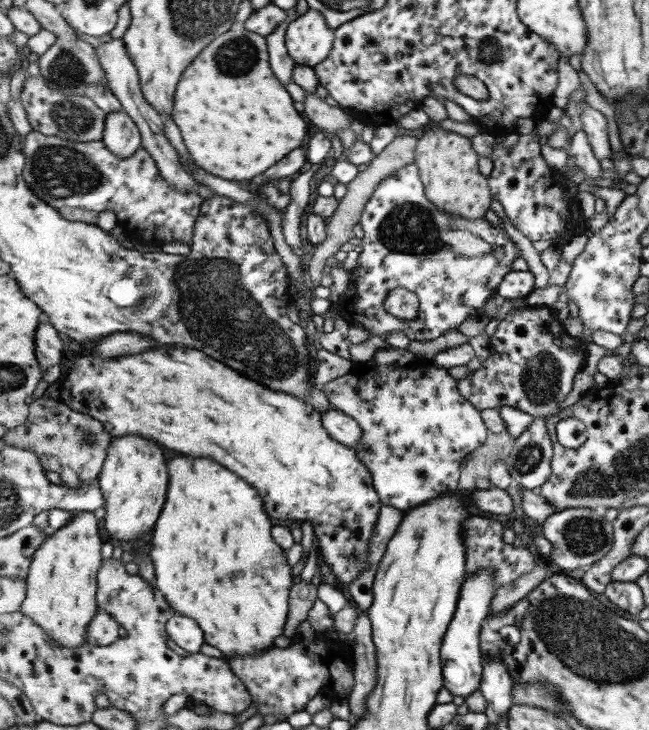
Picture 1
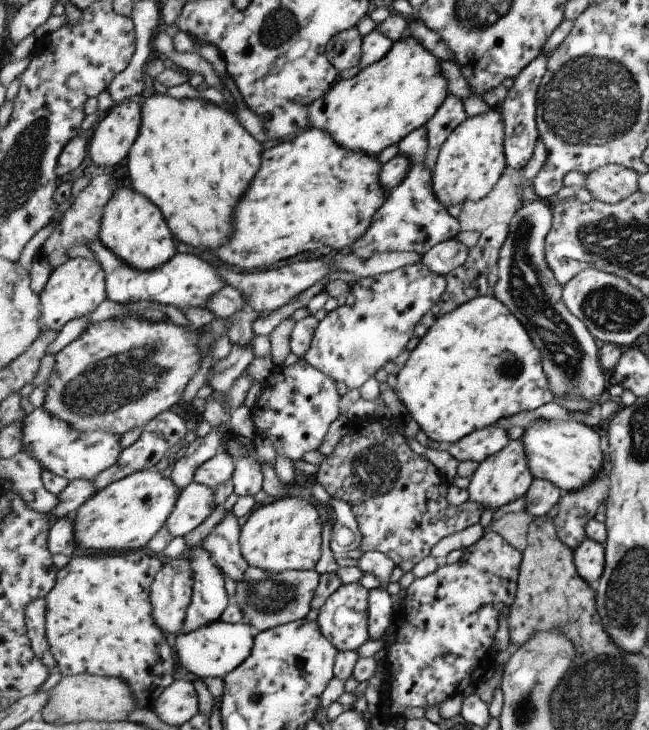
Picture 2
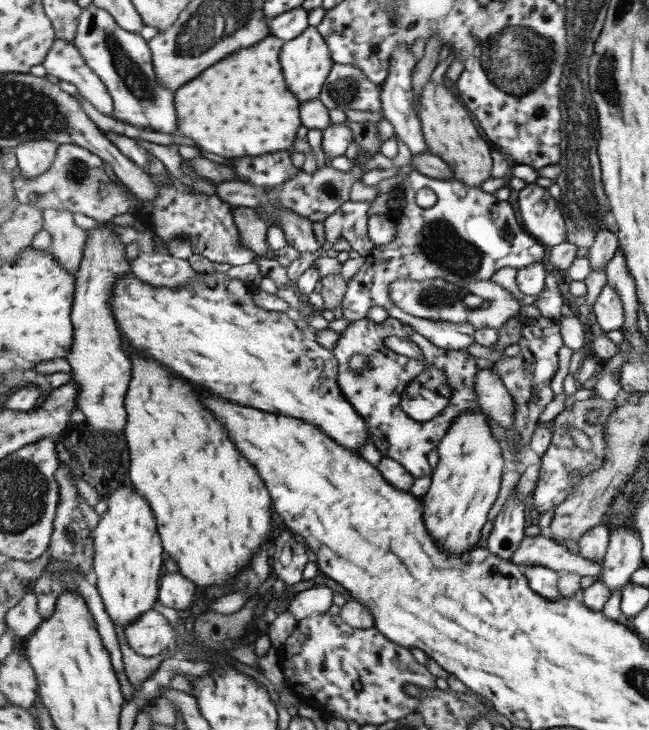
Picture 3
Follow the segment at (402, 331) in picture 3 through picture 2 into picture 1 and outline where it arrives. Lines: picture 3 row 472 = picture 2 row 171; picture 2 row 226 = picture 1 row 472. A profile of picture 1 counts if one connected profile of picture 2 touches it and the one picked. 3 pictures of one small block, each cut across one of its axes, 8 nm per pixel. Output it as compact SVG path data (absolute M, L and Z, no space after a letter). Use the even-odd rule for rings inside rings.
M390 347L377 351L365 362L354 363L349 374L322 385L330 404L356 418L361 425L364 433L356 451L370 468L374 487L384 505L410 510L442 492L458 489L461 460L483 446L490 433L481 410L460 392L458 384L447 369L433 363L432 357Z

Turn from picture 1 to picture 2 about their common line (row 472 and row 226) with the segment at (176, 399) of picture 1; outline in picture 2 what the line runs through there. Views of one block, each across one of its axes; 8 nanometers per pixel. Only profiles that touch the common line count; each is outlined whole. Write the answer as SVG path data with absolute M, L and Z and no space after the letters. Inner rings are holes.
M311 127L293 140L264 150L253 188L249 188L249 196L245 196L241 208L237 208L237 232L233 240L212 253L223 263L240 268L241 272L267 272L265 268L277 268L277 264L285 264L285 260L293 260L299 254L317 254L323 246L338 250L352 248L369 231L373 216L388 200L387 190L379 180L382 166L378 158L347 150L325 130Z

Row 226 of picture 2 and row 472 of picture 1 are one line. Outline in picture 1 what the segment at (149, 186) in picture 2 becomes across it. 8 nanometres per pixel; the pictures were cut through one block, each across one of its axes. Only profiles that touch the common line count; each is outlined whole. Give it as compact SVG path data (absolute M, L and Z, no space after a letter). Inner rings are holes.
M177 456L173 460L168 460L170 486L168 499L156 528L152 532L151 556L156 565L156 587L165 595L166 601L176 610L177 613L194 618L199 626L204 630L204 639L207 644L215 646L223 652L223 657L227 660L237 654L240 656L253 656L258 652L263 652L273 647L275 638L285 635L286 624L290 613L290 599L295 585L293 584L293 570L287 563L285 549L277 544L272 535L272 528L275 526L274 520L265 512L265 502L259 496L259 492L247 484L243 478L239 478L235 472L227 470L219 462L211 458L191 458L191 456Z

